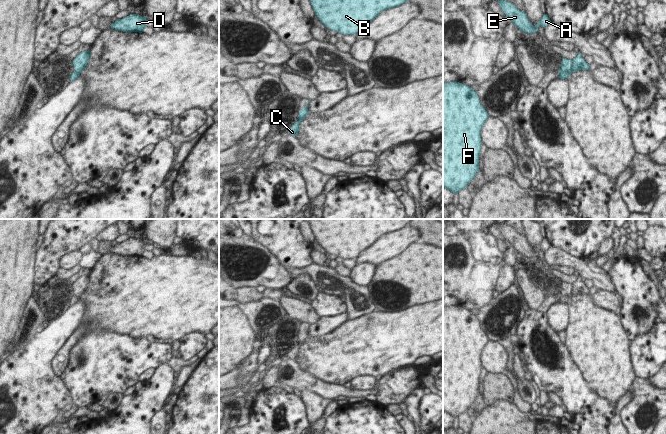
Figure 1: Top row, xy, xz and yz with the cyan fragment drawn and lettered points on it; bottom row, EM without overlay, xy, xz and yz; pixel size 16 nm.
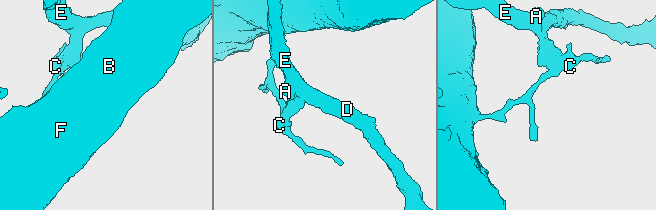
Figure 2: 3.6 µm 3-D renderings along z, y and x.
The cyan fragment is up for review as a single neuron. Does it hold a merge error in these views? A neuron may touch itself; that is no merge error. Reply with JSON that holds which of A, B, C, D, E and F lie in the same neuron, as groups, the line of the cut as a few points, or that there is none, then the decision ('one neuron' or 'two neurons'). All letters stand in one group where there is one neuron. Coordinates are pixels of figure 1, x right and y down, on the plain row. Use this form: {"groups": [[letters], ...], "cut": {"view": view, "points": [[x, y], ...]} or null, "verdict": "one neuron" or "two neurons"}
{"groups": [["A", "D", "E"], ["B", "C", "F"]], "cut": {"view": "yz", "points": [[573, 284], [572, 290], [560, 299]]}, "verdict": "two neurons"}

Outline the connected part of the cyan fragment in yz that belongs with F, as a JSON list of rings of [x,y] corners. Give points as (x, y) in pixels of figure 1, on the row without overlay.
[[[452,305],[443,307],[443,412],[459,417],[479,396],[481,353],[489,342],[472,311]]]

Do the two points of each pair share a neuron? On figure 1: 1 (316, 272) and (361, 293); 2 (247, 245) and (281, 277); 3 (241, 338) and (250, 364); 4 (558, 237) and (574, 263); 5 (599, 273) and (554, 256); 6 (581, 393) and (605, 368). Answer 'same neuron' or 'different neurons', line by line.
1: same neuron
2: same neuron
3: different neurons
4: different neurons
5: same neuron
6: different neurons

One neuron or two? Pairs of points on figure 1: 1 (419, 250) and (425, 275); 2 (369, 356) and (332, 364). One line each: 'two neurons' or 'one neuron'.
1: one neuron
2: one neuron

